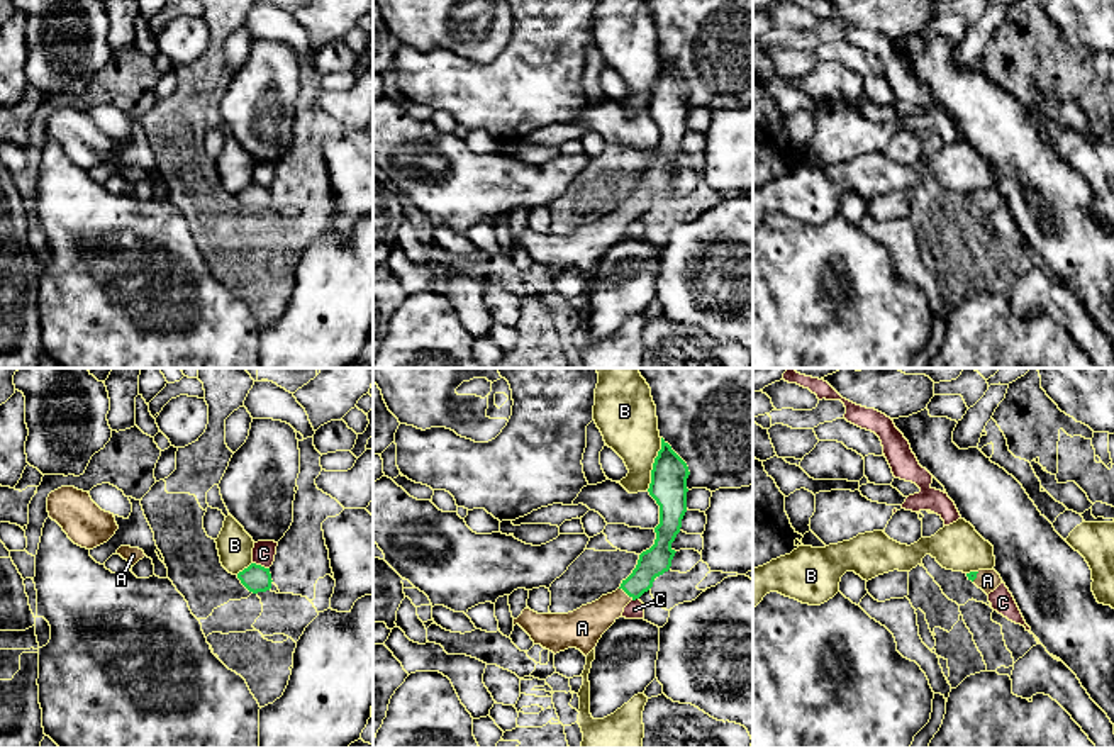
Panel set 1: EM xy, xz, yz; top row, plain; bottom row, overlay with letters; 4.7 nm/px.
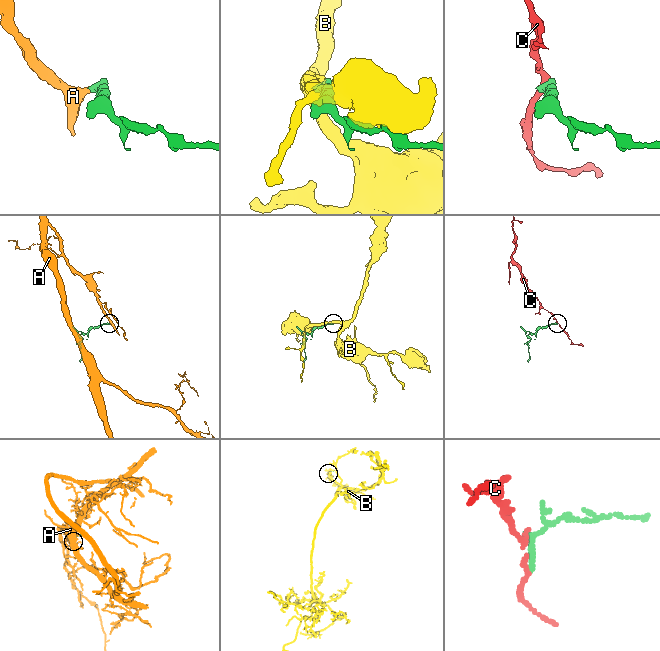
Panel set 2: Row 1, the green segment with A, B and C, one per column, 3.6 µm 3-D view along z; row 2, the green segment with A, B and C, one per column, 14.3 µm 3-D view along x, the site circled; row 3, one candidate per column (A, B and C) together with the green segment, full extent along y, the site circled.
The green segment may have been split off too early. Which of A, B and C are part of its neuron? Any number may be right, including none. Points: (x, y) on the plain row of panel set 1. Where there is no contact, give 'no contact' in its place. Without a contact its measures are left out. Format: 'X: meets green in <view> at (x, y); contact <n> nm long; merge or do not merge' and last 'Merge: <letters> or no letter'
A: meets green in xz at (626, 212); contact 90 nm long; merge
B: meets green in xz at (653, 85); contact 260 nm long; do not merge
C: meets green in xy at (260, 185); contact 90 nm long; do not merge
Merge: A

